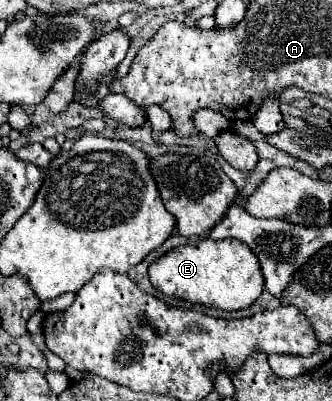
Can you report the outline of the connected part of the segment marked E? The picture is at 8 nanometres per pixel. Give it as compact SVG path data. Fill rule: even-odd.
M202 238L194 246L176 246L164 256L160 256L156 262L150 264L150 282L156 290L160 290L166 296L176 296L178 300L186 300L192 304L202 304L210 308L220 308L220 310L242 310L248 308L250 304L256 302L256 298L264 290L264 276L260 270L260 262L254 256L254 252L240 240L228 238L228 240L210 240Z

